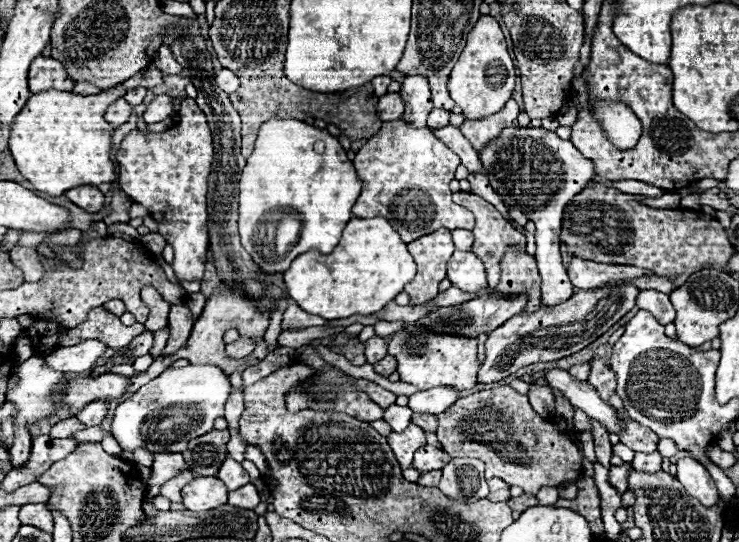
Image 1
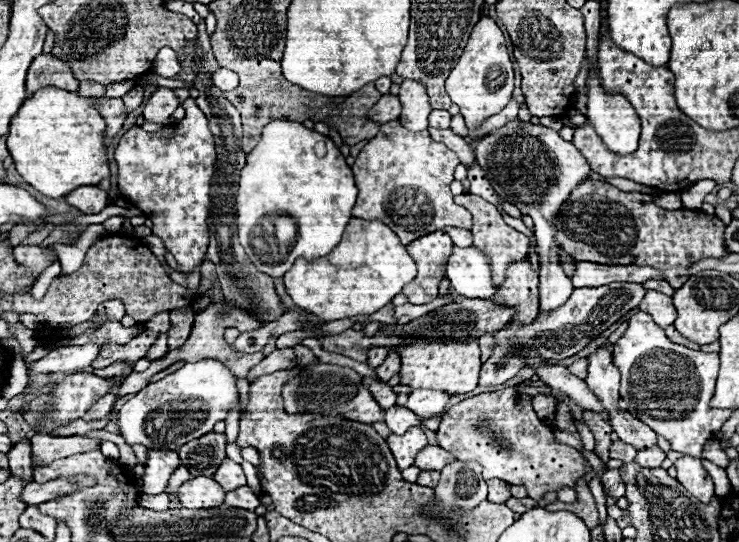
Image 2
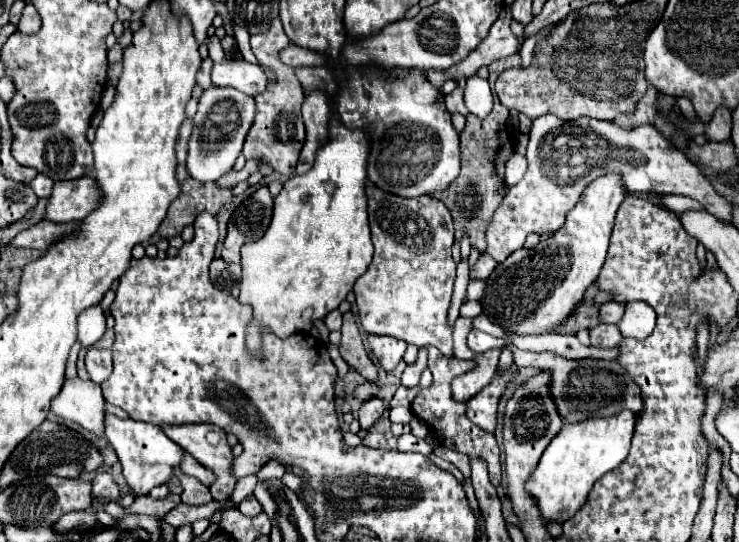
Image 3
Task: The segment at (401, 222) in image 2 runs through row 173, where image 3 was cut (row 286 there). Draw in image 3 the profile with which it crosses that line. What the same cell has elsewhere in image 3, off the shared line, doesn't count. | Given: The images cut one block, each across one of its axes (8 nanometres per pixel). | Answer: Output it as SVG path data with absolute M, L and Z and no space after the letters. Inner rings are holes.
M370 180L366 184L368 194L368 212L370 212L370 230L374 242L374 260L370 268L356 280L354 294L360 312L362 328L368 334L396 336L416 346L436 346L444 356L454 354L454 328L448 324L448 308L456 278L456 262L452 258L452 242L454 242L454 222L448 208L430 196L420 198L400 198L394 194L386 194Z

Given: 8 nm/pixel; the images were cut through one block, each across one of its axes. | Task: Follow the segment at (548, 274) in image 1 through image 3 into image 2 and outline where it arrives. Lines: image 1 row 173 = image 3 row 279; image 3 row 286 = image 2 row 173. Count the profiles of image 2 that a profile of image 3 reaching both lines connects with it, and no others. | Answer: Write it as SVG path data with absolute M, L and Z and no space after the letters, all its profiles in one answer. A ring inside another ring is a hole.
M512 120L508 122L508 126L502 126L500 130L486 134L476 144L476 160L480 168L486 172L486 178L490 180L494 192L502 200L512 202L522 214L532 216L540 256L540 314L556 310L556 306L562 306L570 298L574 286L570 278L564 274L560 262L556 260L558 244L554 242L552 220L556 218L562 202L570 196L570 192L582 180L588 178L588 162L574 148L574 144L562 140L562 136L556 130L520 120Z

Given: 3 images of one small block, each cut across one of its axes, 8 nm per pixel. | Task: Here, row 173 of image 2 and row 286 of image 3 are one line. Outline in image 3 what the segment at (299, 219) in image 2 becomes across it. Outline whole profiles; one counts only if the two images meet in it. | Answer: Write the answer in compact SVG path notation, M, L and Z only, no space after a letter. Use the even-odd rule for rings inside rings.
M332 112L328 124L328 140L318 148L314 166L303 175L292 175L274 198L274 216L266 234L242 248L242 282L238 300L254 308L254 322L248 328L248 350L258 352L260 330L270 328L284 338L300 330L310 330L312 320L322 320L352 290L356 278L364 274L372 262L372 240L368 228L366 168L370 154L370 136L364 130L350 130Z

